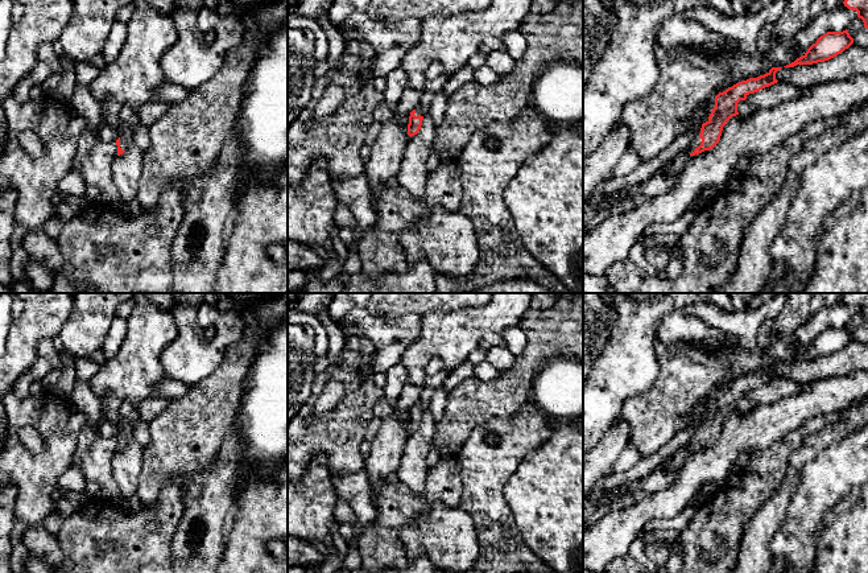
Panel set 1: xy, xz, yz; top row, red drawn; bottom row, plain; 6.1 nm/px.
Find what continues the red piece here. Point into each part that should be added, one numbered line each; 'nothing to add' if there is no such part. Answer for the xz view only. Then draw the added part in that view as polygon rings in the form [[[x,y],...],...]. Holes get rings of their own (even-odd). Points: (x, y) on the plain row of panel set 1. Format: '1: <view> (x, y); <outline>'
1: xz (435, 372); [[[439,358],[431,359],[426,368],[425,368],[425,379],[421,384],[421,395],[416,405],[416,412],[426,412],[430,399],[433,393],[441,388],[447,379],[447,376],[451,374],[452,370],[447,370],[443,364],[443,362]]]

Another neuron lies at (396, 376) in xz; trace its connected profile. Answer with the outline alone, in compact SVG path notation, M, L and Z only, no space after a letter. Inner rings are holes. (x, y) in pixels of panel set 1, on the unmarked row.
M396 363L385 375L387 383L383 388L383 397L394 405L402 393L404 386L408 383L408 374L400 363Z

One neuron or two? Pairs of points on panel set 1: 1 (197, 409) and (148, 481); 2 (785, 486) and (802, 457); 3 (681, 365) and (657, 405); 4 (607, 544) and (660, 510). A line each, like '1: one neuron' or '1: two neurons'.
1: one neuron
2: one neuron
3: one neuron
4: one neuron

